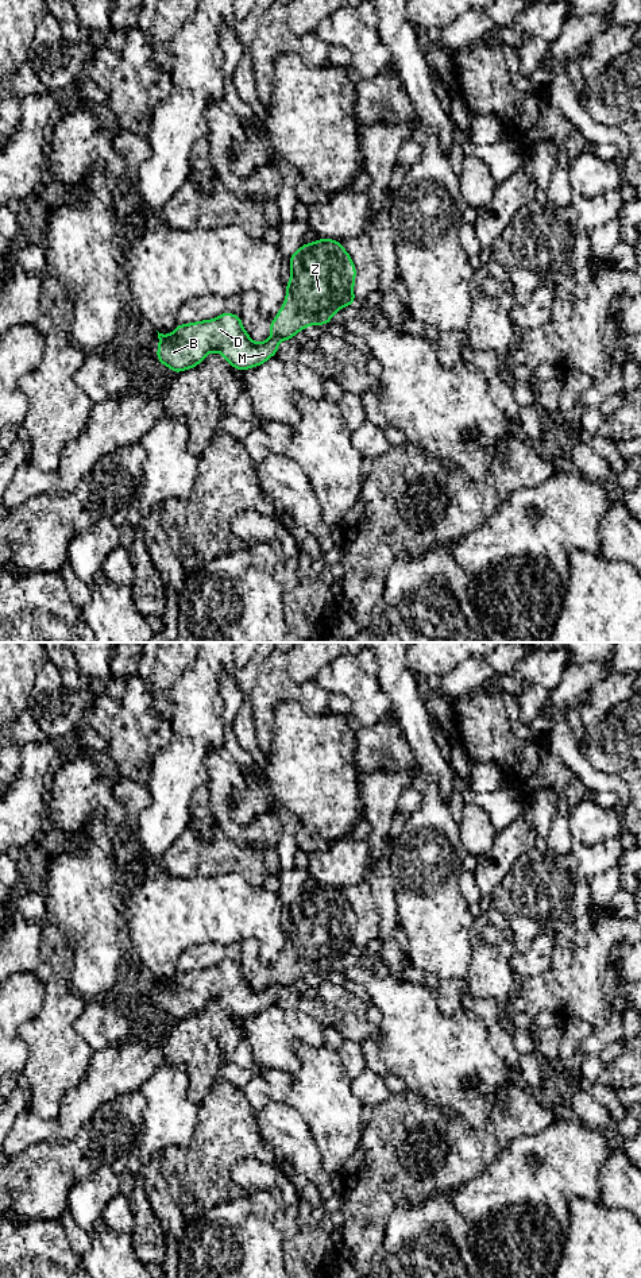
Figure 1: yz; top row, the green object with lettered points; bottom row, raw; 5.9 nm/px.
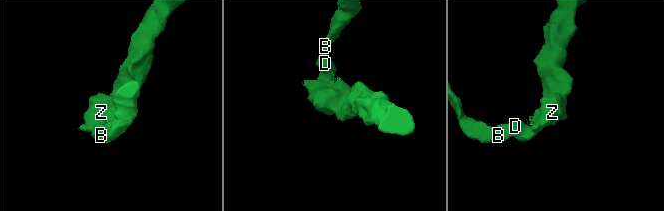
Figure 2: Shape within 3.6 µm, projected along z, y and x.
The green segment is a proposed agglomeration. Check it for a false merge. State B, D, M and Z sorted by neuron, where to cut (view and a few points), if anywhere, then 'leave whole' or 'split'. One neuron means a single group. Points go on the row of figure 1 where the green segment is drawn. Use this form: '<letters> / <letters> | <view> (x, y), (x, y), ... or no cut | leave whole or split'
B D M / Z | yz (274, 335), (281, 339) | split

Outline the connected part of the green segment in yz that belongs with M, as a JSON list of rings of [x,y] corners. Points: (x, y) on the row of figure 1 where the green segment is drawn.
[[[225,310],[212,320],[178,324],[170,335],[158,332],[158,339],[158,362],[173,372],[198,366],[209,352],[220,352],[235,370],[254,368],[277,355],[281,341],[270,336],[262,343],[254,343],[240,316]]]

